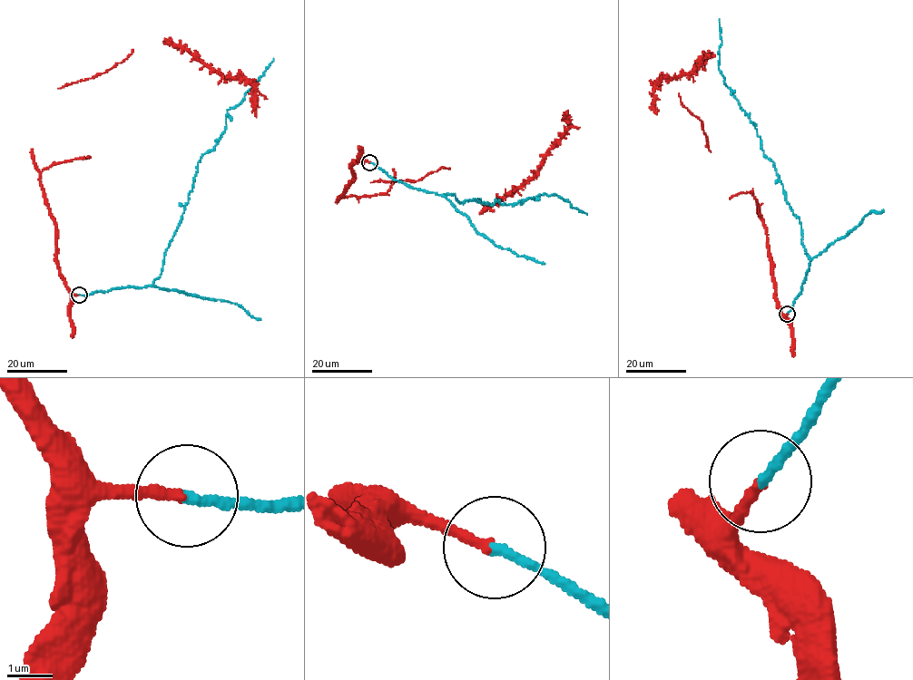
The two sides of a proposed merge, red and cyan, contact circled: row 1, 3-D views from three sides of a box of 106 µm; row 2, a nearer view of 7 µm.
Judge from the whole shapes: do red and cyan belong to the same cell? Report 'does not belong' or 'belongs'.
belongs

